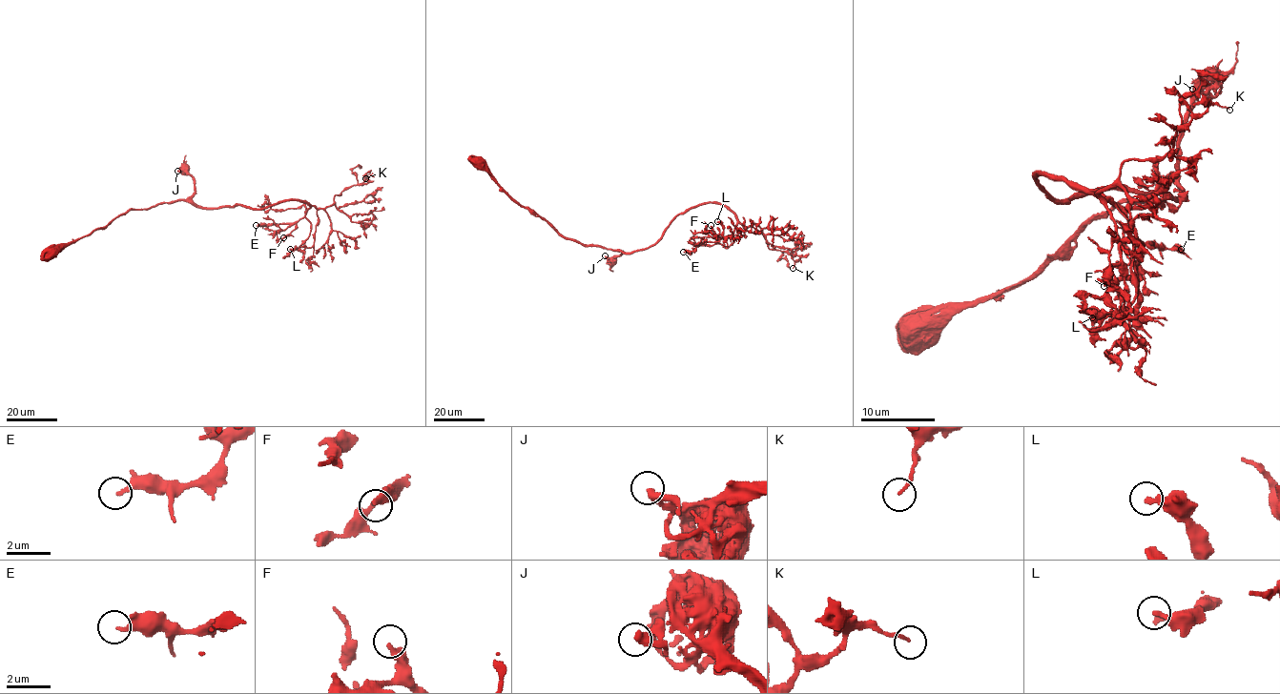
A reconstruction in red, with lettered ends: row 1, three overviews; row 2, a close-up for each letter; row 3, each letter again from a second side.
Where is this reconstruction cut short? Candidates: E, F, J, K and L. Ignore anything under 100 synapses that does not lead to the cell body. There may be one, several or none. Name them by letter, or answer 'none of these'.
none of these

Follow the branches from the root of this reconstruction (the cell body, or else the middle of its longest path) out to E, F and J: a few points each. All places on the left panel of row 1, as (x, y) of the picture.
E: (49, 252), (130, 210), (160, 203), (261, 209), (301, 200), (310, 206), (292, 223), (256, 225)
F: (49, 252), (130, 210), (179, 200), (252, 209), (304, 201), (306, 214), (283, 237)
J: (49, 252), (59, 252), (130, 210), (187, 199), (195, 192), (195, 180), (183, 171), (177, 171)

